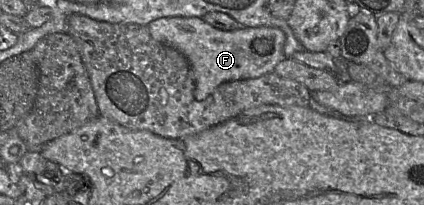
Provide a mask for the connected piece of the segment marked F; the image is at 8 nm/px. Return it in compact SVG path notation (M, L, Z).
M163 17L146 26L154 40L176 49L186 57L195 77L194 97L197 100L205 99L223 83L258 78L264 74L272 73L276 65L286 59L284 54L286 36L279 28L242 27L224 31L209 25L198 17Z

